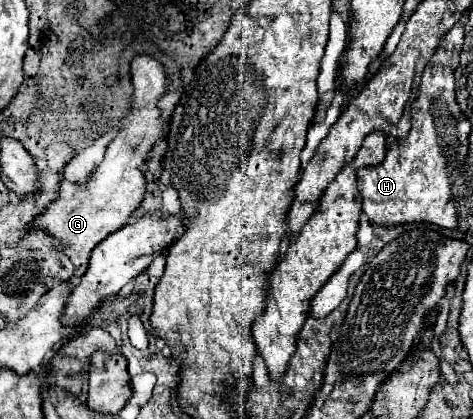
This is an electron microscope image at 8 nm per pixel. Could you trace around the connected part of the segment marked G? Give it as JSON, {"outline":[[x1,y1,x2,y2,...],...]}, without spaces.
{"outline":[[137,56,131,64,131,74,135,88,133,110,121,120,123,126,117,130,115,140,109,144,105,160,97,166,93,178,85,186,75,186,63,180,57,200,51,202,49,208,41,216,37,216,29,228,29,232,43,230,59,242,57,246,75,264,73,278,85,274,91,250,99,242,103,242,111,232,123,228,125,220,141,204,145,196,145,176,139,166,145,164,153,144,165,138,165,124,161,122,161,110,157,108,157,102,169,84,163,66,151,56]]}

